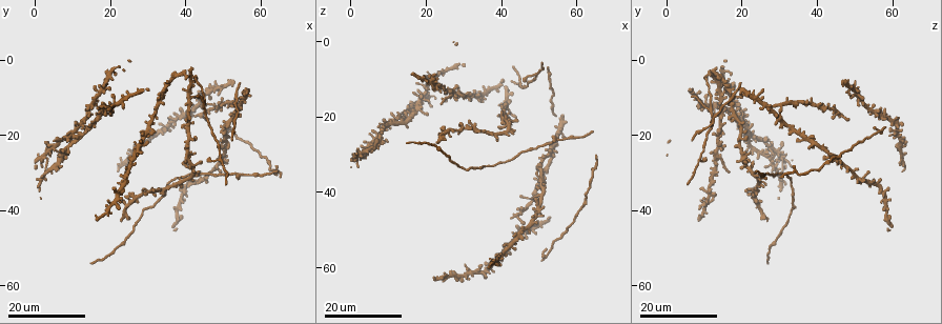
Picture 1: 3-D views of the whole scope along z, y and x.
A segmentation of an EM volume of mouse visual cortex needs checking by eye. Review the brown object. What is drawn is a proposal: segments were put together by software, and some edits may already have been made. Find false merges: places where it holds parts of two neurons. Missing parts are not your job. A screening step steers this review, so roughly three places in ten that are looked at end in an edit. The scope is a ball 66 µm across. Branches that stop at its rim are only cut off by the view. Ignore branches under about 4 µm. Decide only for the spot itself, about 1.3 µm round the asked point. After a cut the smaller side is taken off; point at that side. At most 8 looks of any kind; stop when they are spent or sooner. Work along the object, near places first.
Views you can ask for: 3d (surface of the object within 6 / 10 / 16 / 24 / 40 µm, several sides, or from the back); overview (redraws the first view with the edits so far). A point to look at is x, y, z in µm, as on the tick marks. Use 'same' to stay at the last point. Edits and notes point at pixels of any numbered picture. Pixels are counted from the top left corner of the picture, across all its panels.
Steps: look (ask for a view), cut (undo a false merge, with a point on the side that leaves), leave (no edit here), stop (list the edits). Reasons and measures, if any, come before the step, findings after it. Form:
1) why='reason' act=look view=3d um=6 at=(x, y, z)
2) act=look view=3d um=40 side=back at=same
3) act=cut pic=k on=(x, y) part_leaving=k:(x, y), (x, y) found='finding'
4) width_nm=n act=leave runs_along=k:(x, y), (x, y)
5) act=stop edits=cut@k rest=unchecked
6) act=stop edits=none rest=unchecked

why='a fork' act=look view=3d um=24 at=(4.5, 24.0, 27.0)

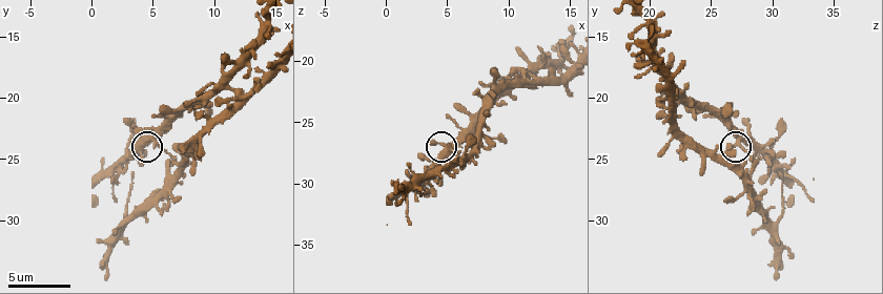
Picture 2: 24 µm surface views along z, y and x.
act=look view=3d um=6 at=(5.2, 23.6, 27.4)

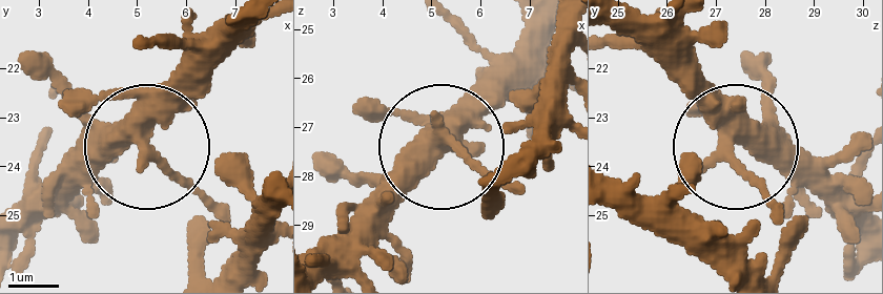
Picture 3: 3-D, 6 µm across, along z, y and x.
arms=3 act=leave found='continuous, no second neuron'

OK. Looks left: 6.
why='sudden change in width' act=look view=3d um=24 at=(24.5, 39.0, 24.5)

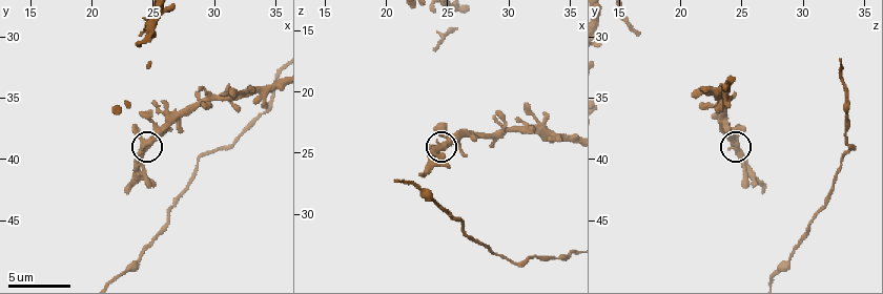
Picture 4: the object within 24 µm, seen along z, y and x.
act=look view=3d um=10 at=(24.4, 38.8, 24.6)

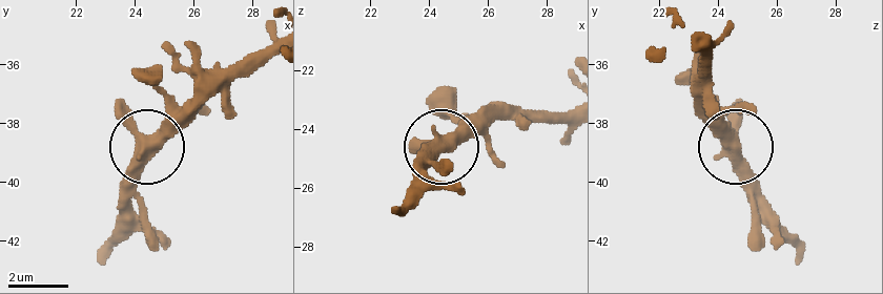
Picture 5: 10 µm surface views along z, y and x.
width_nm=380 act=leave runs_along=5:(276, 43), (224, 70), (156, 139), (121, 204) found='continuous, no second neuron'

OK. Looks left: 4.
why='two arms at a narrow angle' act=look view=3d um=16 at=(26.5, 26.0, 13.5)

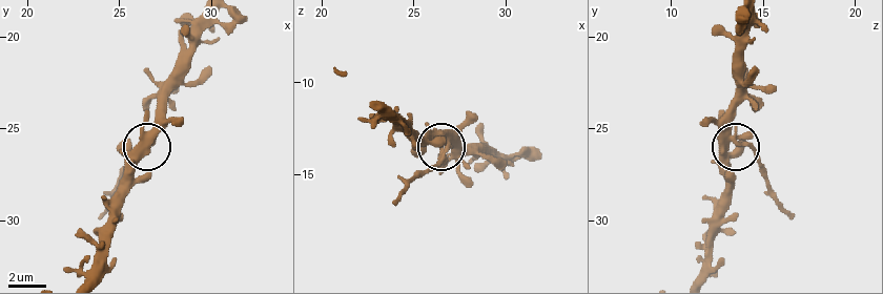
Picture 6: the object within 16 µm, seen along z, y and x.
act=look view=3d um=6 at=same

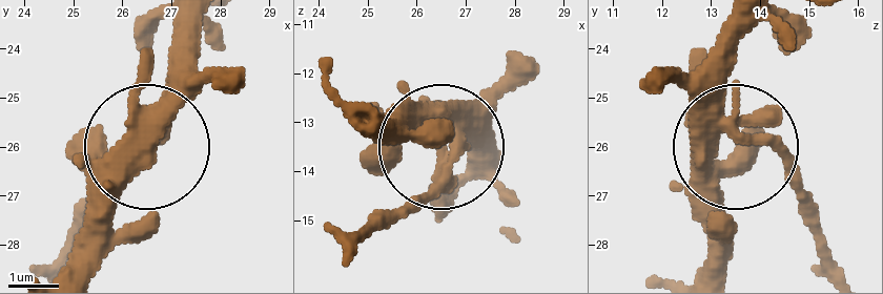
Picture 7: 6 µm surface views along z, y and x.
side_arm_um=6 act=cut pic=7 on=(412, 197) part_leaving=7:(453, 154), (357, 246) found='a second neuron is stuck on'

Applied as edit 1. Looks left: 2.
why='side arm on a straight run' act=look view=3d um=24 at=(45.5, 14.0, 11.0)

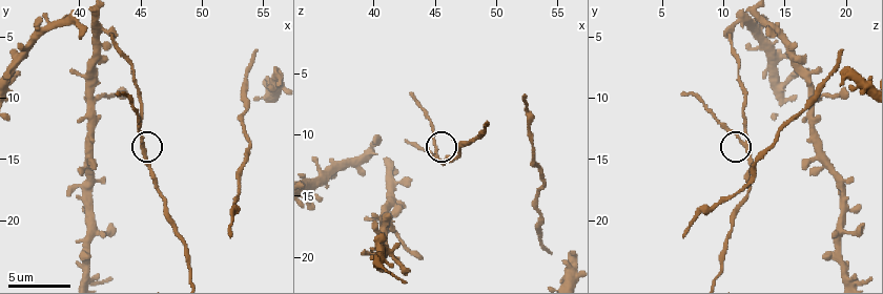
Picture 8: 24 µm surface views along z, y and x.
act=look view=3d um=6 at=(45.0, 13.4, 11.4)

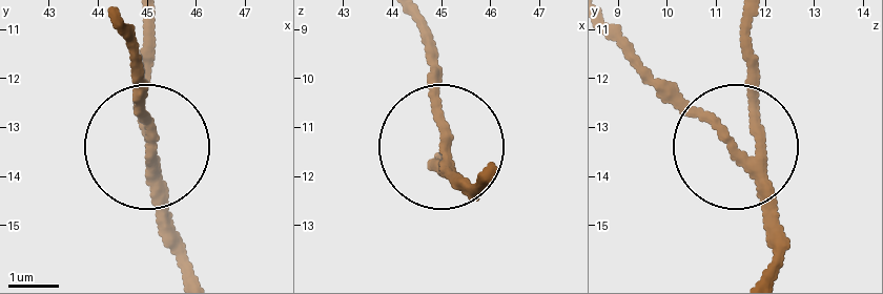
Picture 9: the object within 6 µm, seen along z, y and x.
side_arm_um=7 act=leave found='all the same neuron'

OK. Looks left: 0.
act=stop edits=cut@7 rest=unchecked

